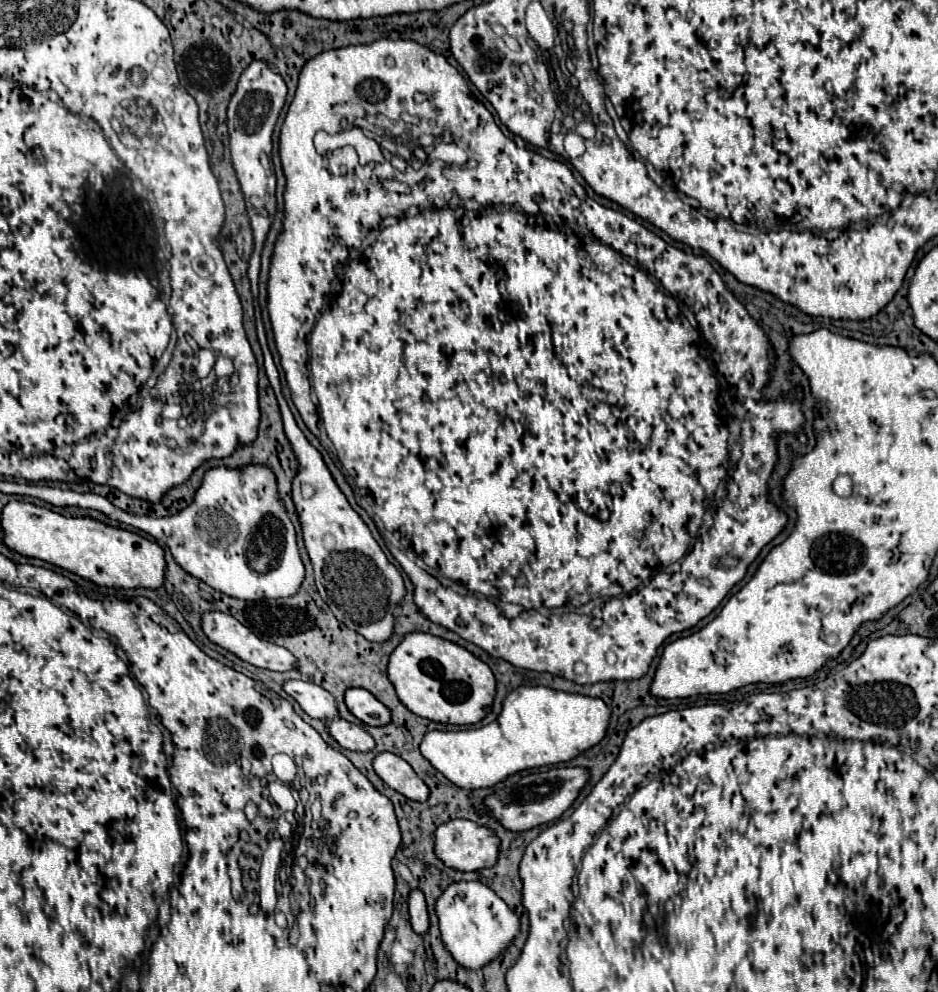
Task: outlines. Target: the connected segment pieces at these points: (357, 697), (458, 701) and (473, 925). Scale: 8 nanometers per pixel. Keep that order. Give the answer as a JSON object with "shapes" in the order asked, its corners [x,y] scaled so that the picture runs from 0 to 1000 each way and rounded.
{"shapes":[[[[383,693],[370,695],[368,709],[370,709],[372,717],[391,731],[408,733],[408,731],[417,729],[415,713],[404,709],[404,705],[400,705],[400,701],[396,701],[391,695],[383,695]]],[[[432,640],[432,644],[417,658],[413,676],[428,709],[442,721],[466,729],[511,729],[521,719],[528,705],[528,680],[521,670],[500,658],[496,652],[464,640]]],[[[511,888],[479,892],[466,906],[464,916],[474,955],[489,973],[500,977],[511,977],[536,963],[553,941],[553,924],[541,914],[541,910],[536,910],[536,906],[532,906],[532,902],[528,902],[528,898],[523,898],[523,894],[513,892]]]]}

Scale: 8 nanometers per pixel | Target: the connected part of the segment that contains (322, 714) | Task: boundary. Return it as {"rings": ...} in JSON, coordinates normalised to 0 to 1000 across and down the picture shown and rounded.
{"rings":[[[304,686],[302,693],[329,723],[342,727],[353,727],[361,723],[357,703],[344,693],[327,686]]]}

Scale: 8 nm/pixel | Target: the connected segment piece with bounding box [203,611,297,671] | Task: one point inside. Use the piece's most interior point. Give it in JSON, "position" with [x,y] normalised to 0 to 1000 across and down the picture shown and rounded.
{"position":[239,635]}

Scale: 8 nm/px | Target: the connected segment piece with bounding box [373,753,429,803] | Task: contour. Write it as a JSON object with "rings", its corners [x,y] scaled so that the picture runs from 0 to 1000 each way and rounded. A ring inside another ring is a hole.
{"rings":[[[406,759],[400,763],[398,773],[402,781],[423,799],[432,801],[438,807],[455,807],[457,805],[457,793],[445,783],[440,773],[419,759]]]}

